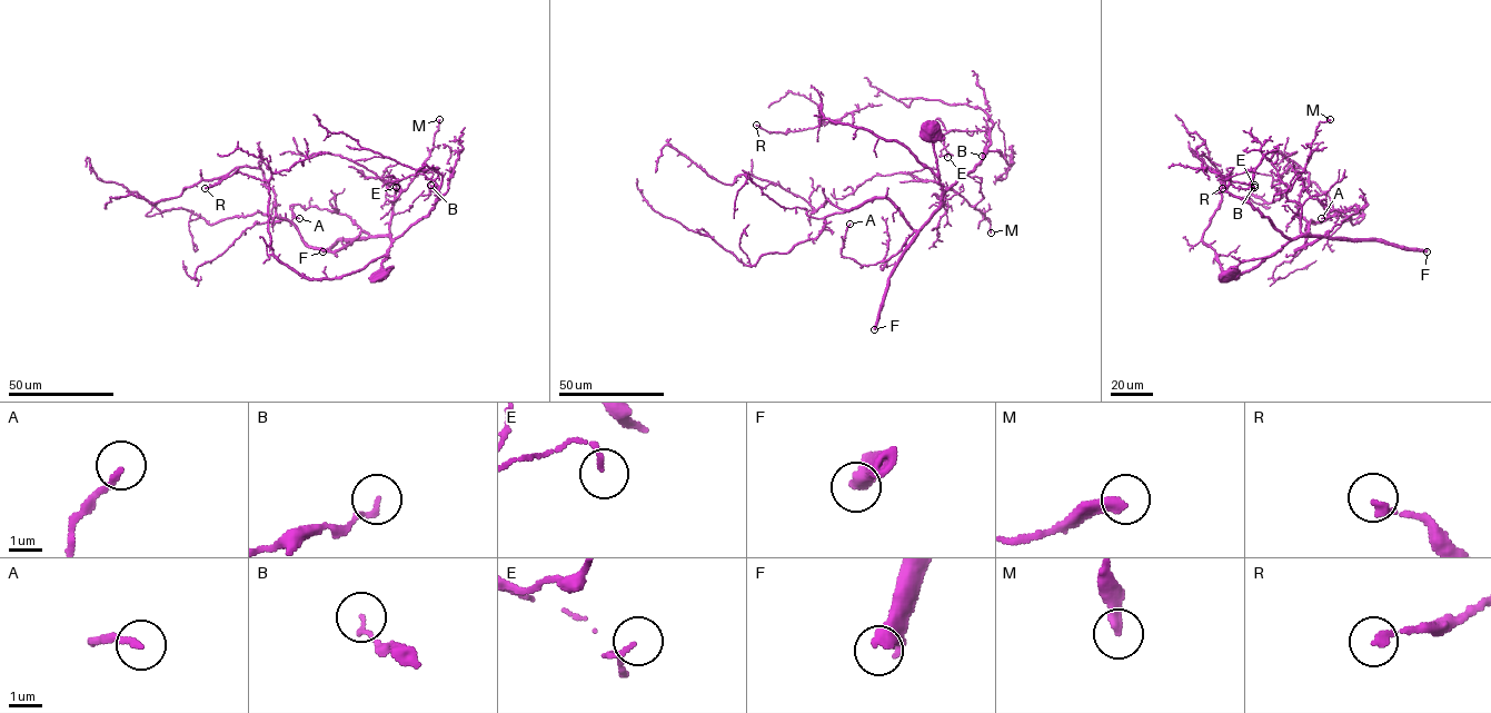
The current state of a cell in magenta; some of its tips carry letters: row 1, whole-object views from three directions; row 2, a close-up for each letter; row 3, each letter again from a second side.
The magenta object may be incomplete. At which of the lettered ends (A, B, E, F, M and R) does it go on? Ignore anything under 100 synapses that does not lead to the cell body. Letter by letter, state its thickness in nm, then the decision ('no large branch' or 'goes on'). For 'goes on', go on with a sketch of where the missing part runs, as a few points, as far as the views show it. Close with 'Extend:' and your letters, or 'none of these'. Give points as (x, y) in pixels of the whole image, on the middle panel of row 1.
A: 160 nm | no large branch
B: 140 nm | no large branch
E: 120 nm | no large branch
F: 320 nm | goes on
M: 360 nm | no large branch
R: 190 nm | no large branch
Extend: F

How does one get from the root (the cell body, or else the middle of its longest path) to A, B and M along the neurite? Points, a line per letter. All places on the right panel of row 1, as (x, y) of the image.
A: (1229, 274), (1241, 263), (1272, 256), (1300, 237), (1325, 236), (1363, 206), (1360, 209), (1354, 205), (1321, 218)
B: (1229, 274), (1241, 263), (1274, 255), (1289, 240), (1268, 217), (1226, 190), (1230, 184), (1240, 188), (1254, 185)
M: (1229, 274), (1241, 263), (1274, 255), (1301, 234), (1301, 206), (1285, 194), (1304, 169), (1319, 122), (1330, 119)

